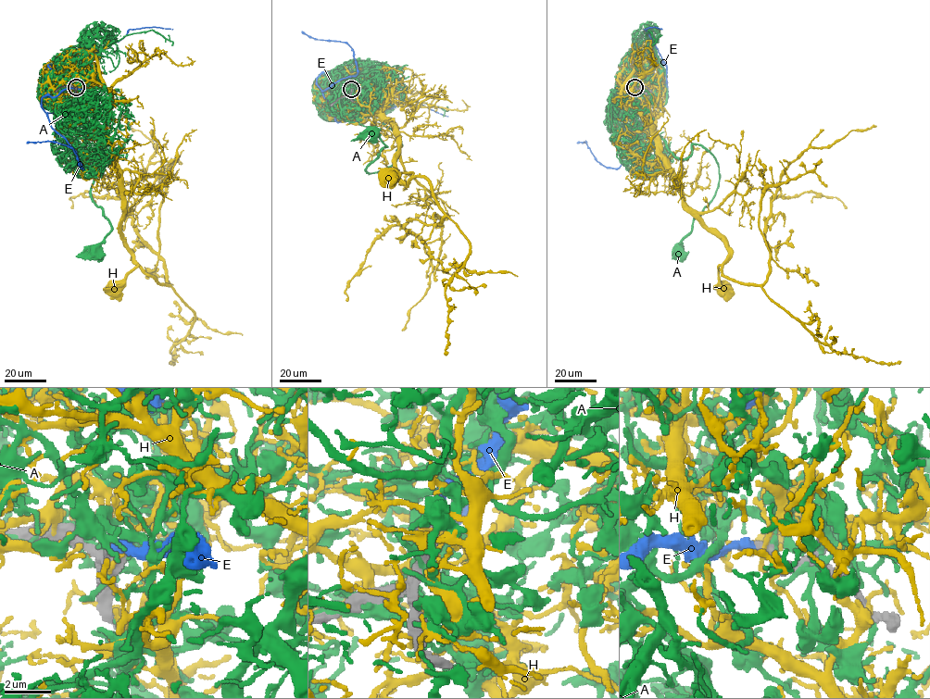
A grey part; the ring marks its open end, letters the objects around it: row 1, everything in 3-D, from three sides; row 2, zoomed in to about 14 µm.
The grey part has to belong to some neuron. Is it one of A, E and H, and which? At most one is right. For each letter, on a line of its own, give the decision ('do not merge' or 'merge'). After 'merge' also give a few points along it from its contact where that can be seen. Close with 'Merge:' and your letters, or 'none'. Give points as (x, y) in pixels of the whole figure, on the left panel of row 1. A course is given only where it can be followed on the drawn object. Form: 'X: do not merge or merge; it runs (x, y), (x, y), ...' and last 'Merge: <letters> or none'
A: do not merge
E: merge; it runs (77, 87), (82, 89), (44, 95), (42, 107), (56, 111), (82, 64), (130, 30), (172, 29)
H: do not merge
Merge: E

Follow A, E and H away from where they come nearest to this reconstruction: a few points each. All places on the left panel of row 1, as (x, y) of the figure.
A: (77, 87), (93, 94), (94, 114), (77, 130), (126, 154), (122, 144), (91, 189), (111, 229), (95, 253)
E: (77, 87), (82, 89), (44, 95), (42, 107), (56, 111), (82, 64), (130, 30), (172, 29)
H: (77, 87), (83, 80), (109, 94), (102, 142), (121, 191), (121, 239), (137, 266), (114, 287)

